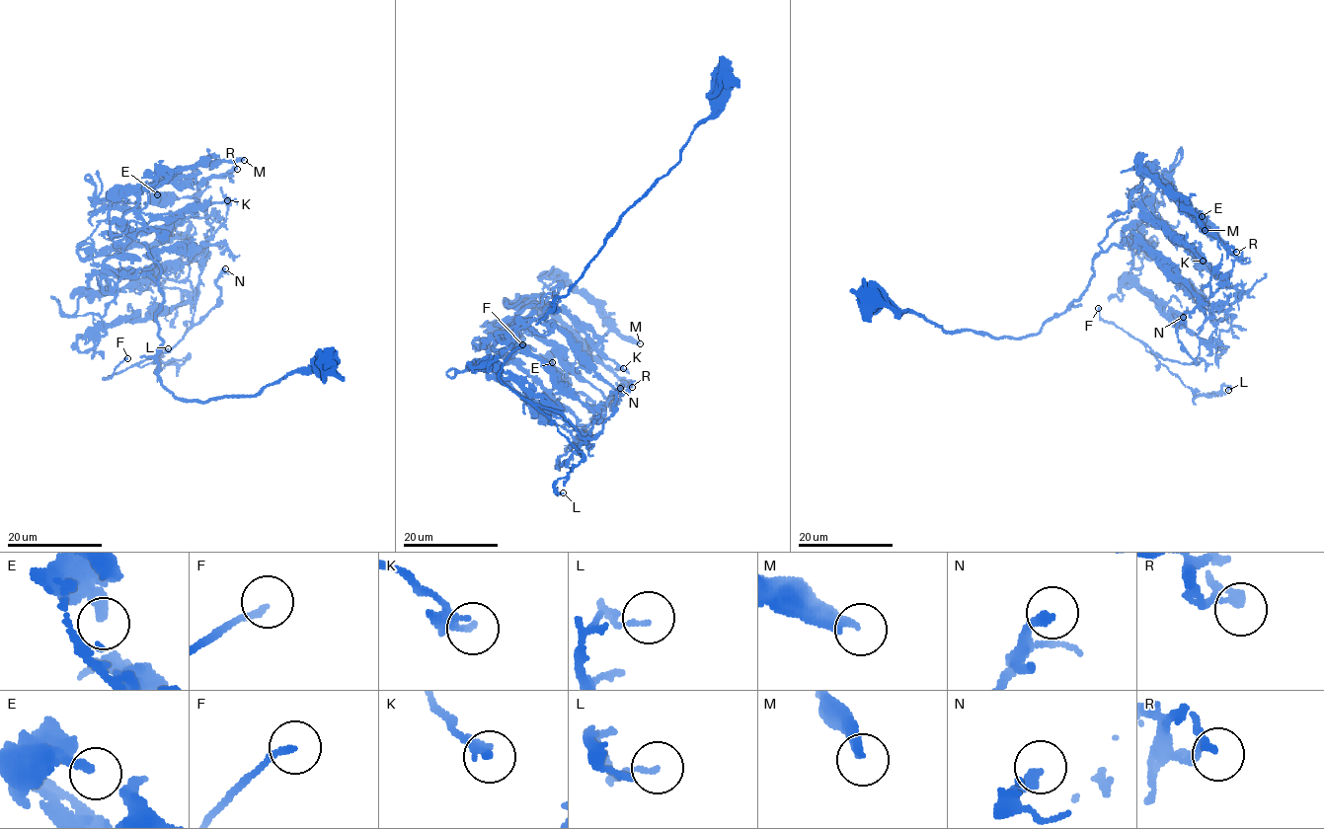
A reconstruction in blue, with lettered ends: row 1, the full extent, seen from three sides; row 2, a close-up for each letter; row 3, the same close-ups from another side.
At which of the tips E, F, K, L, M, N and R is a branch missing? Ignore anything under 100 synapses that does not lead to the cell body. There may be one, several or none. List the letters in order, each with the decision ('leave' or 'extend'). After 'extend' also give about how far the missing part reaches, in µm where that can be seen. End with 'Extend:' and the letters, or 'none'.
E: leave
F: leave
K: leave
L: leave
M: leave
N: leave
R: leave
Extend: none

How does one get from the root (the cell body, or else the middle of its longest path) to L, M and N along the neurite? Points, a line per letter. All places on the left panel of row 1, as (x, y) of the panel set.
L: (324, 362), (167, 390), (163, 293), (121, 272), (198, 255), (193, 324), (139, 365), (168, 348)
M: (324, 362), (253, 395), (179, 398), (158, 375), (158, 282), (105, 263), (151, 189), (204, 158), (244, 160)
N: (324, 362), (249, 396), (167, 390), (163, 293), (121, 272), (199, 255), (196, 324), (225, 268)

